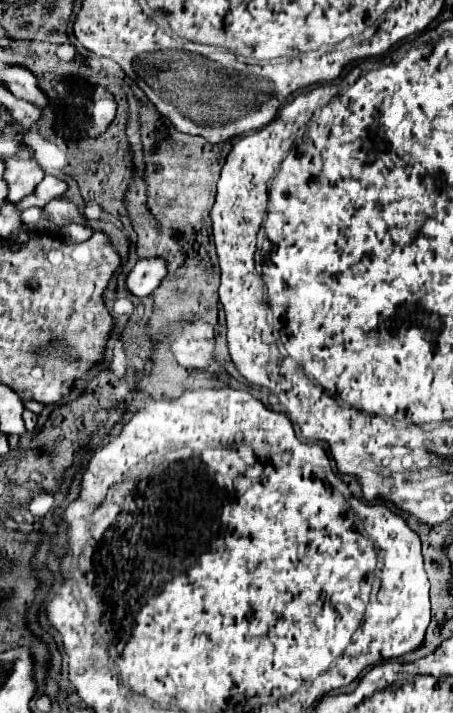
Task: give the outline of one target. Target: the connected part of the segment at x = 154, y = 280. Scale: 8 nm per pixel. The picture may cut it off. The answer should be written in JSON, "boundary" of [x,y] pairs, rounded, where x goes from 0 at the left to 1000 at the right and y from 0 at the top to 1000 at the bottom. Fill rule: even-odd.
{"boundary":[[[355,359],[316,362],[280,387],[280,407],[294,415],[329,415],[369,387],[369,365]]]}

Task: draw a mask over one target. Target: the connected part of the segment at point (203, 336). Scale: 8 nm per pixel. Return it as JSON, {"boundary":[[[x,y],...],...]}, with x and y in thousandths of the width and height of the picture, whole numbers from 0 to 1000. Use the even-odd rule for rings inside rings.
{"boundary":[[[426,452],[417,454],[400,471],[373,477],[386,505],[413,516],[457,516],[470,508],[475,491],[475,466],[457,452]]]}

